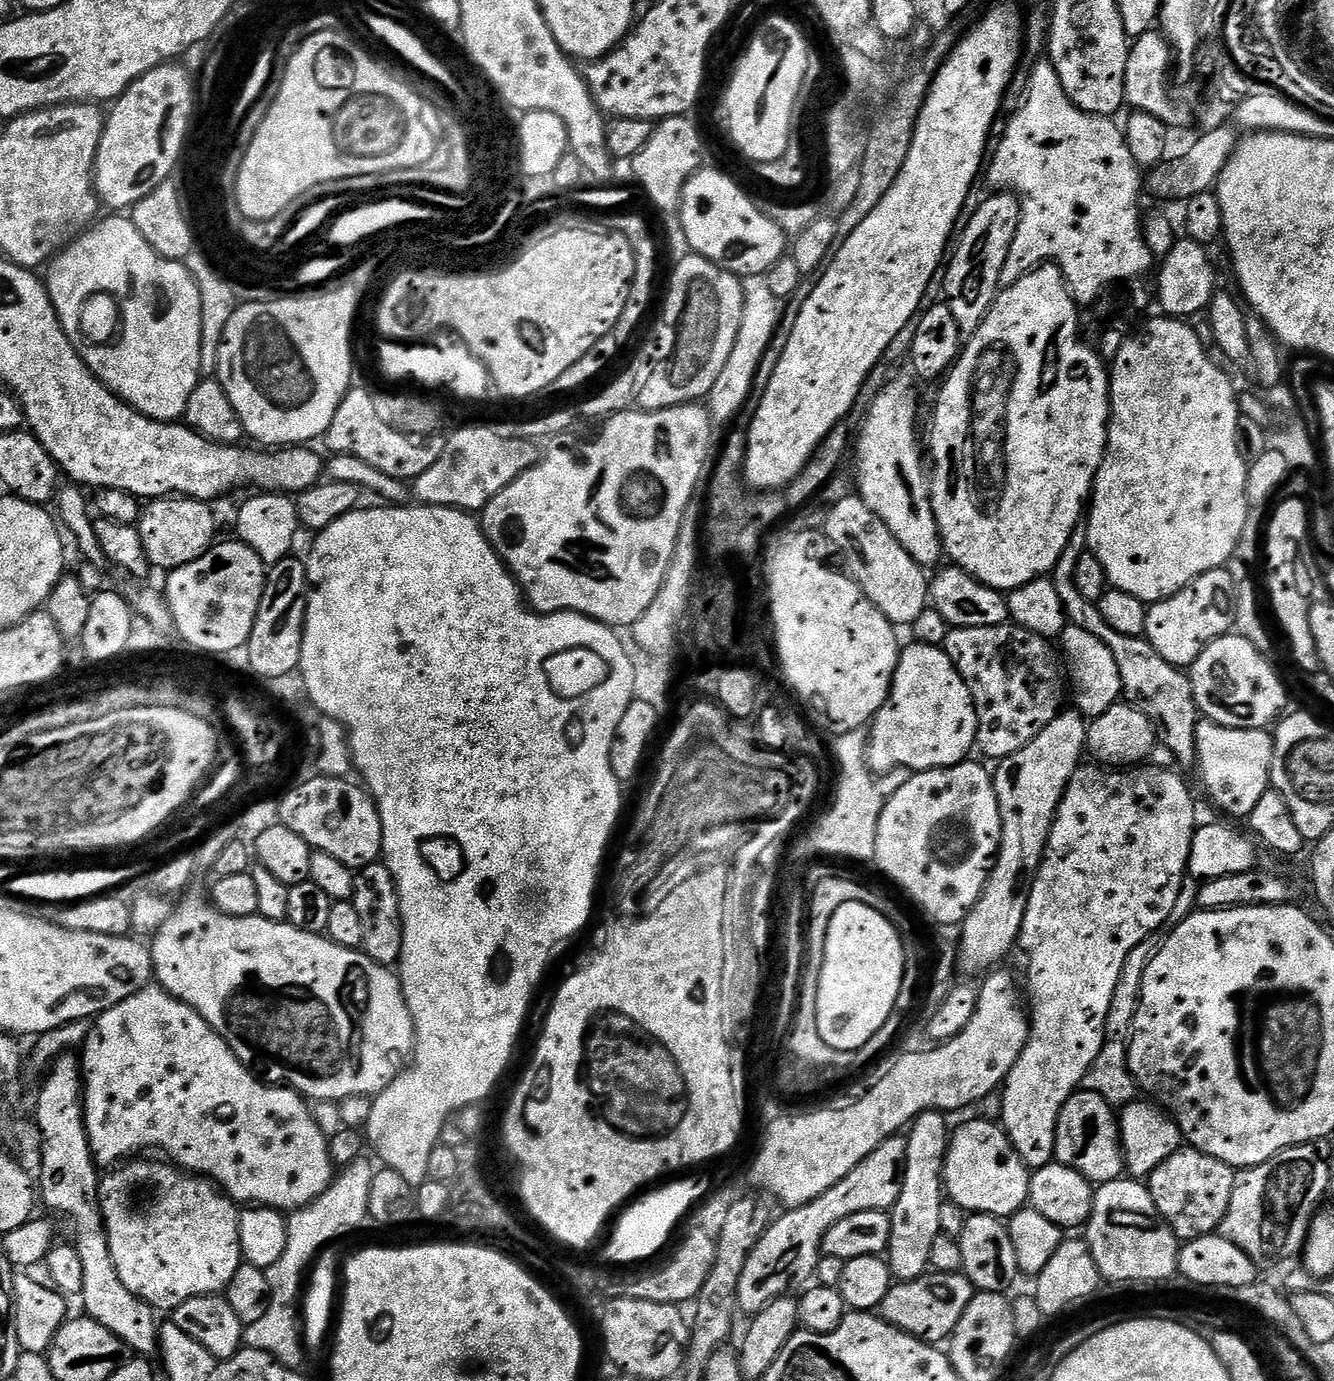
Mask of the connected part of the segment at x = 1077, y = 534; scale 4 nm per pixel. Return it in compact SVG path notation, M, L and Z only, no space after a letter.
M1082 518L1076 523L1076 528L1070 534L1070 542L1066 542L1066 550L1062 550L1056 567L1050 573L1054 590L1058 590L1058 598L1062 598L1062 610L1067 623L1087 630L1105 644L1106 650L1114 654L1114 662L1118 662L1123 699L1152 723L1158 743L1170 750L1177 765L1195 765L1198 709L1192 697L1189 673L1166 662L1166 658L1162 658L1162 654L1158 654L1158 650L1154 650L1152 643L1144 636L1118 634L1118 630L1111 628L1106 618L1102 618L1097 605L1082 598L1076 585L1076 567L1078 558L1082 558L1088 551L1088 522Z

